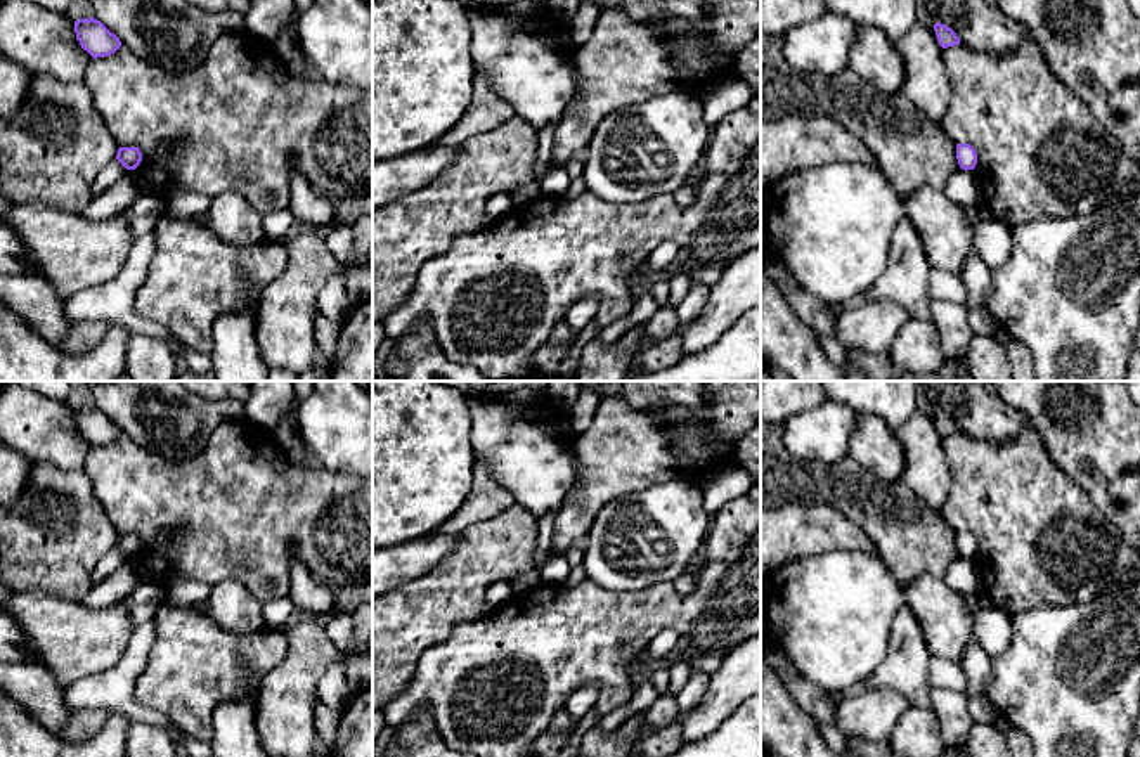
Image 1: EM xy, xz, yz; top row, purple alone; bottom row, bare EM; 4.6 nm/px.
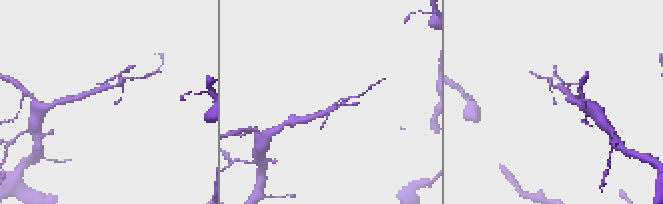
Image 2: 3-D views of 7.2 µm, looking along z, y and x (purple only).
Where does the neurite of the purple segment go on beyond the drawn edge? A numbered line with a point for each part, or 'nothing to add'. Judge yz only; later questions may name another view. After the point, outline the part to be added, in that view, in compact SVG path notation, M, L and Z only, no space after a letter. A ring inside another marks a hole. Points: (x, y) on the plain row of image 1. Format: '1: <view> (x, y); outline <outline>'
nothing to add

